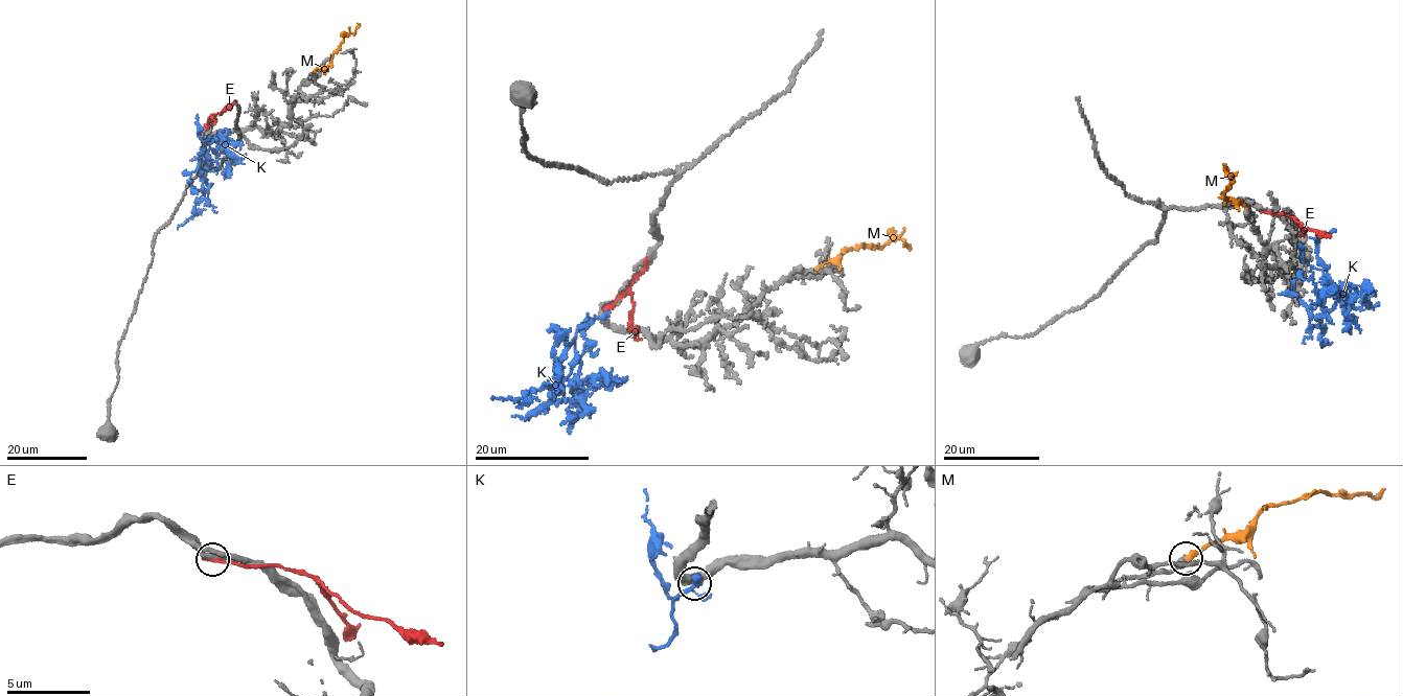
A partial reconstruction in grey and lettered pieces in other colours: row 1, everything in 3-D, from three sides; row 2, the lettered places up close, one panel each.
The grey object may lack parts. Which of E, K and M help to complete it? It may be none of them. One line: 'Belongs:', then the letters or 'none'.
Belongs: M

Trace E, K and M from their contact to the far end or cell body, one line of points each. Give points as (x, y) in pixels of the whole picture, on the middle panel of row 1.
E: (645, 261), (645, 269), (628, 292), (634, 303), (631, 332), (640, 340)
K: (602, 317), (592, 319), (576, 330), (557, 366), (557, 377), (547, 387), (513, 399), (492, 398)
M: (817, 268), (832, 262), (845, 250), (866, 246), (882, 248), (898, 237), (909, 249)

